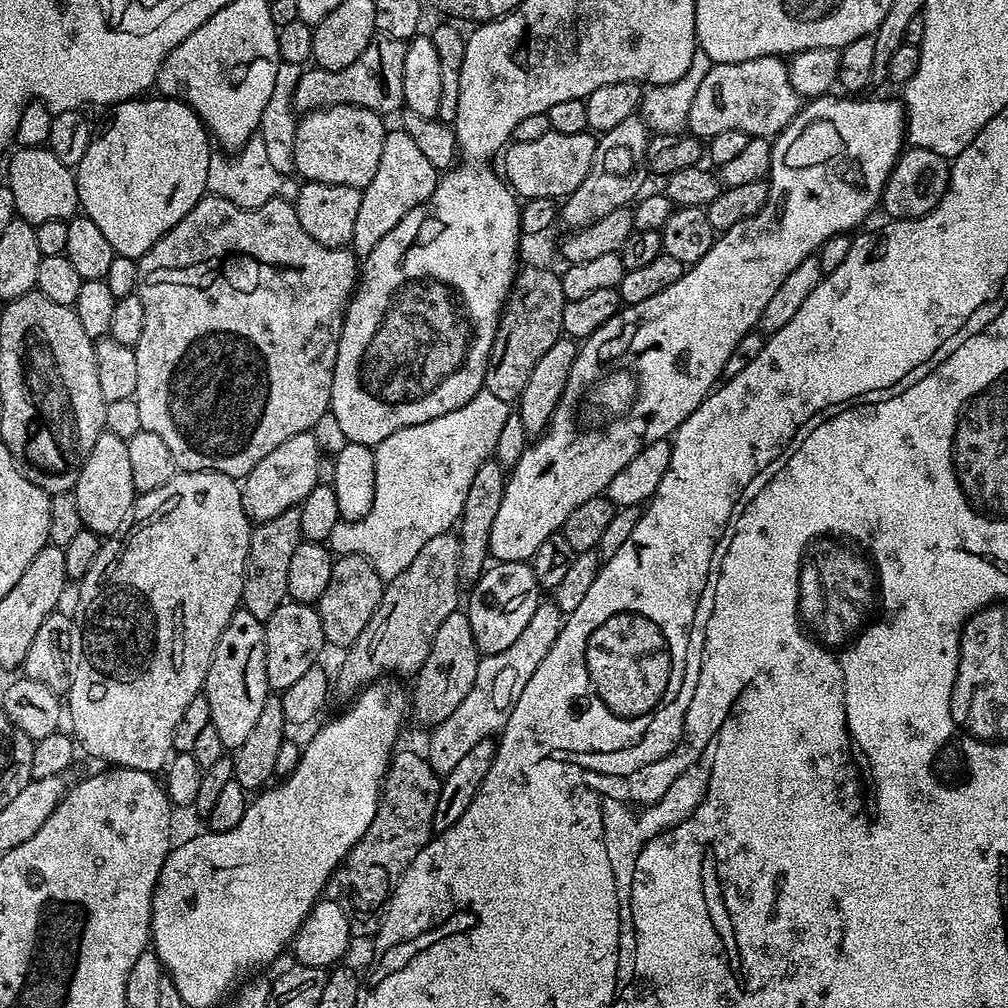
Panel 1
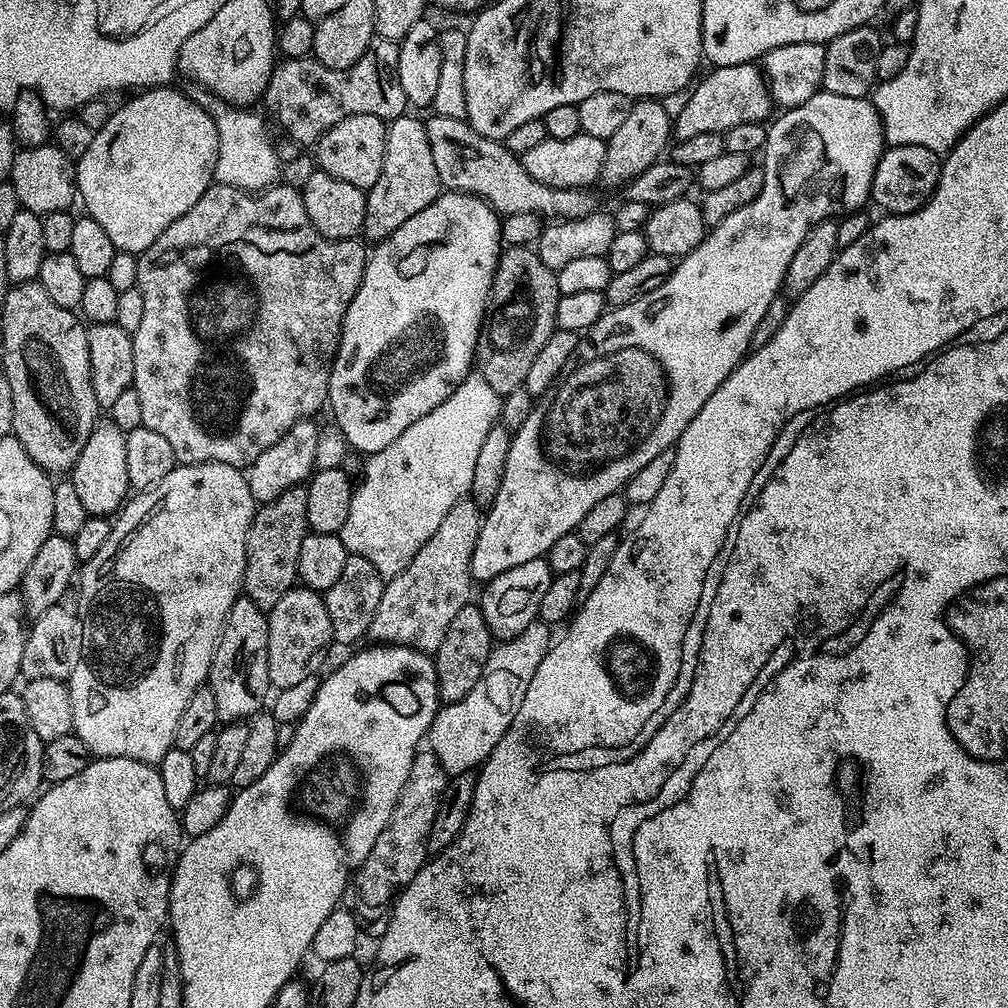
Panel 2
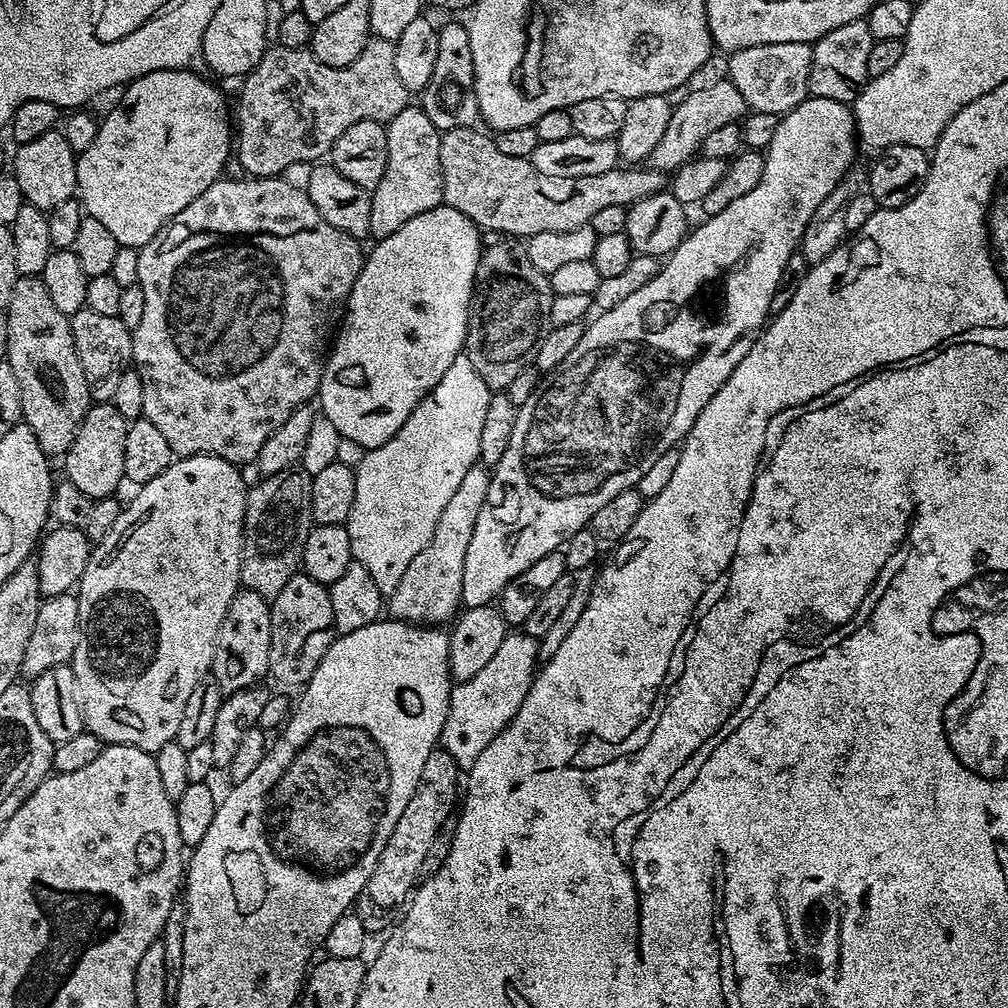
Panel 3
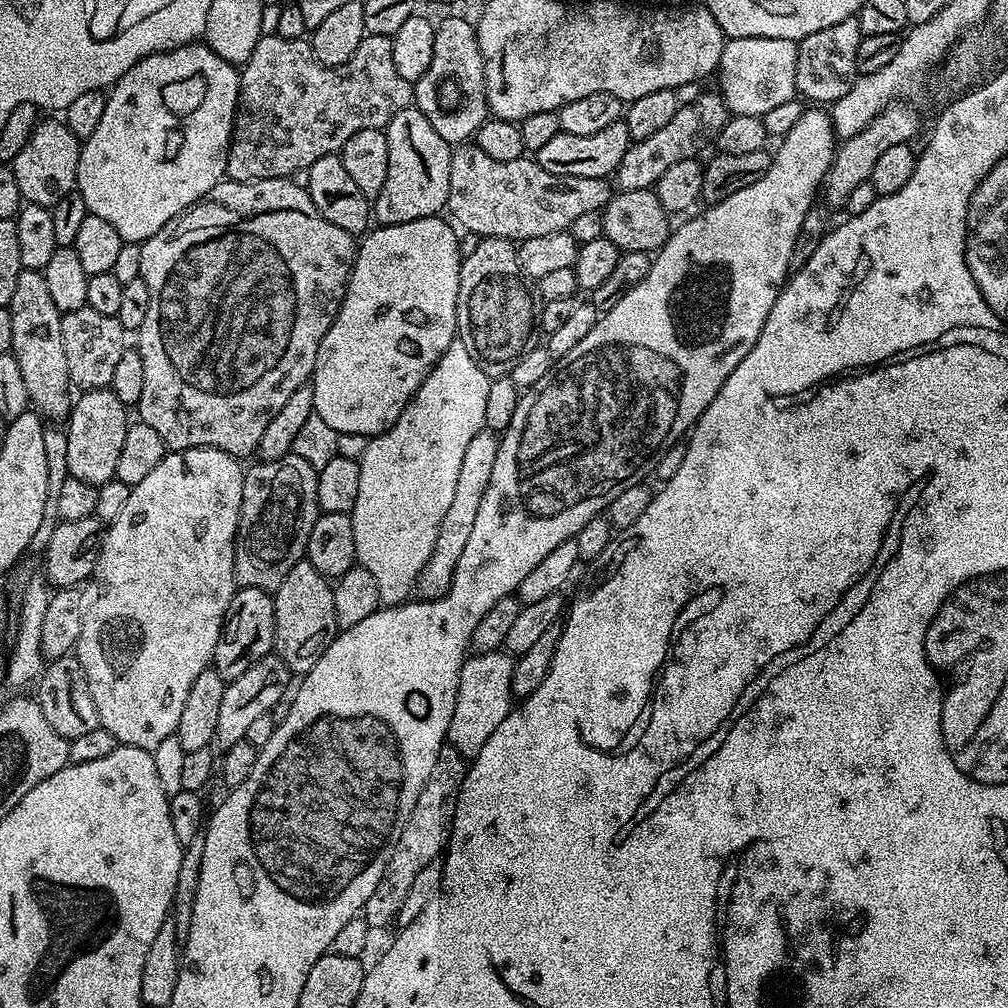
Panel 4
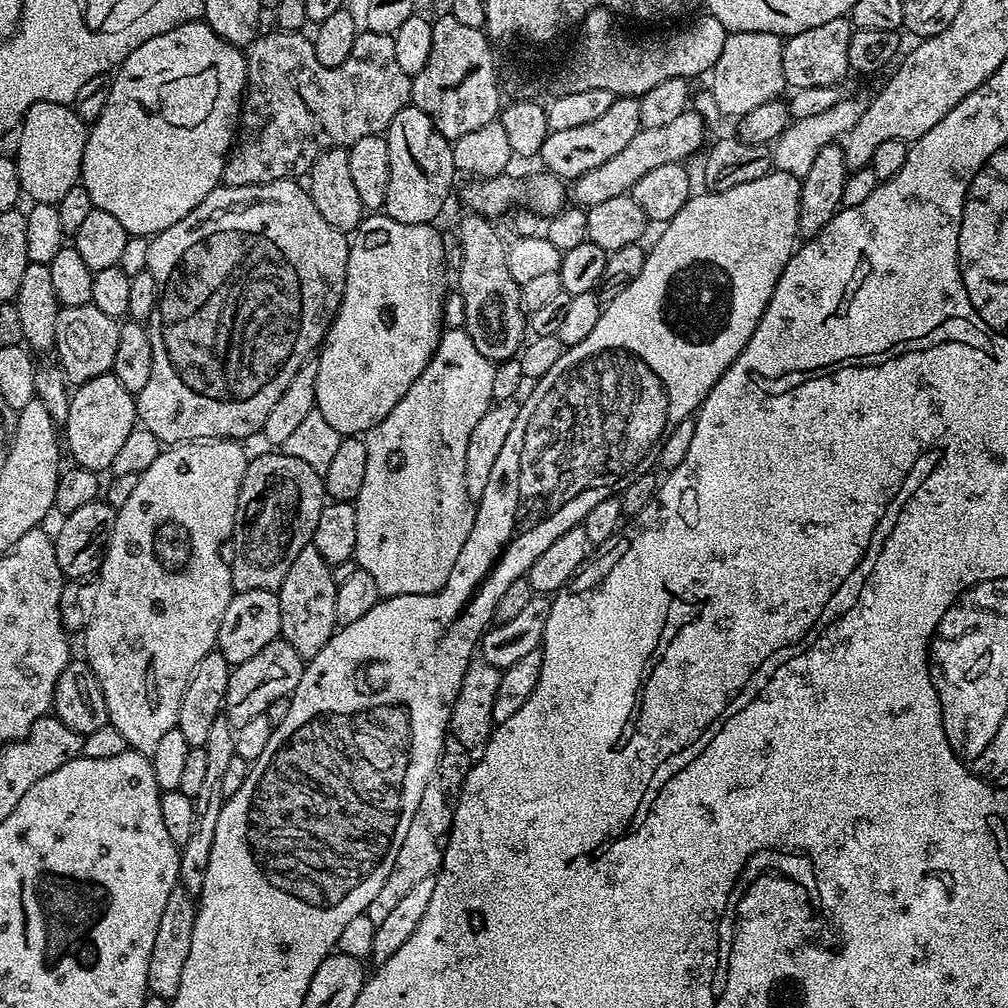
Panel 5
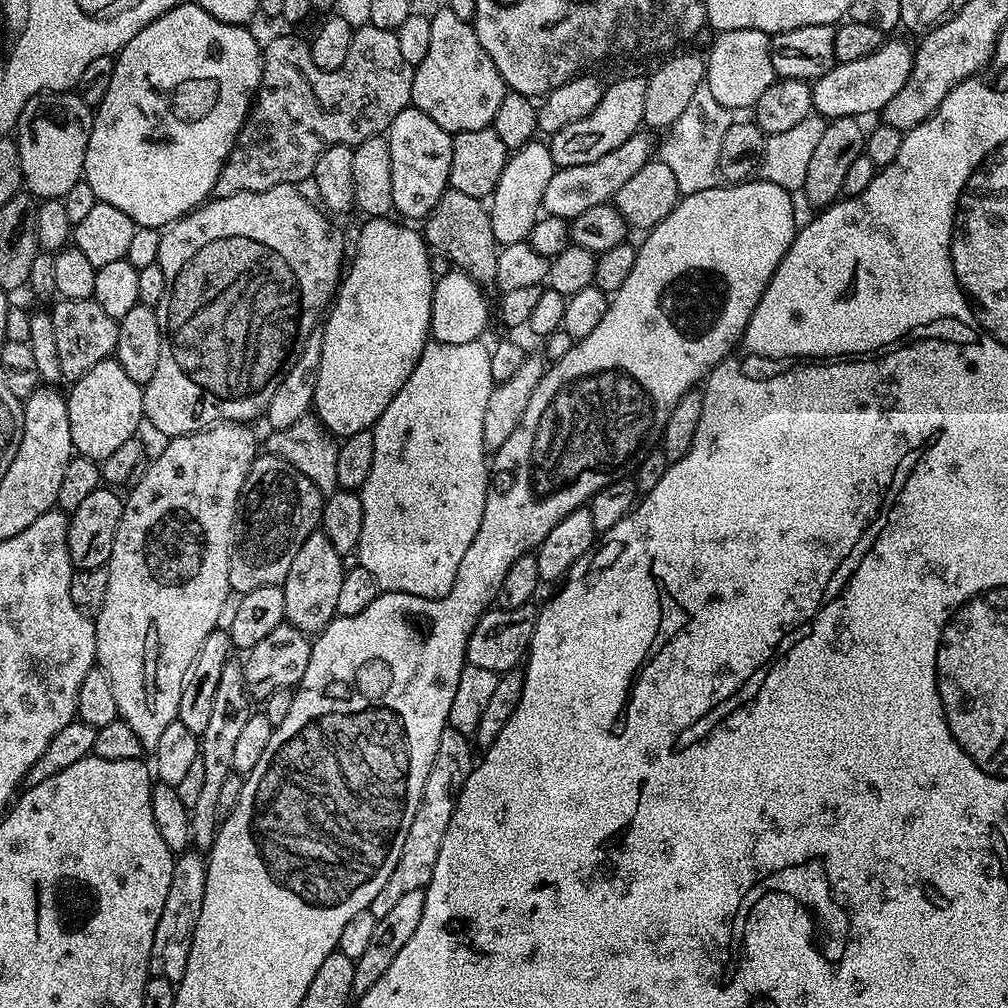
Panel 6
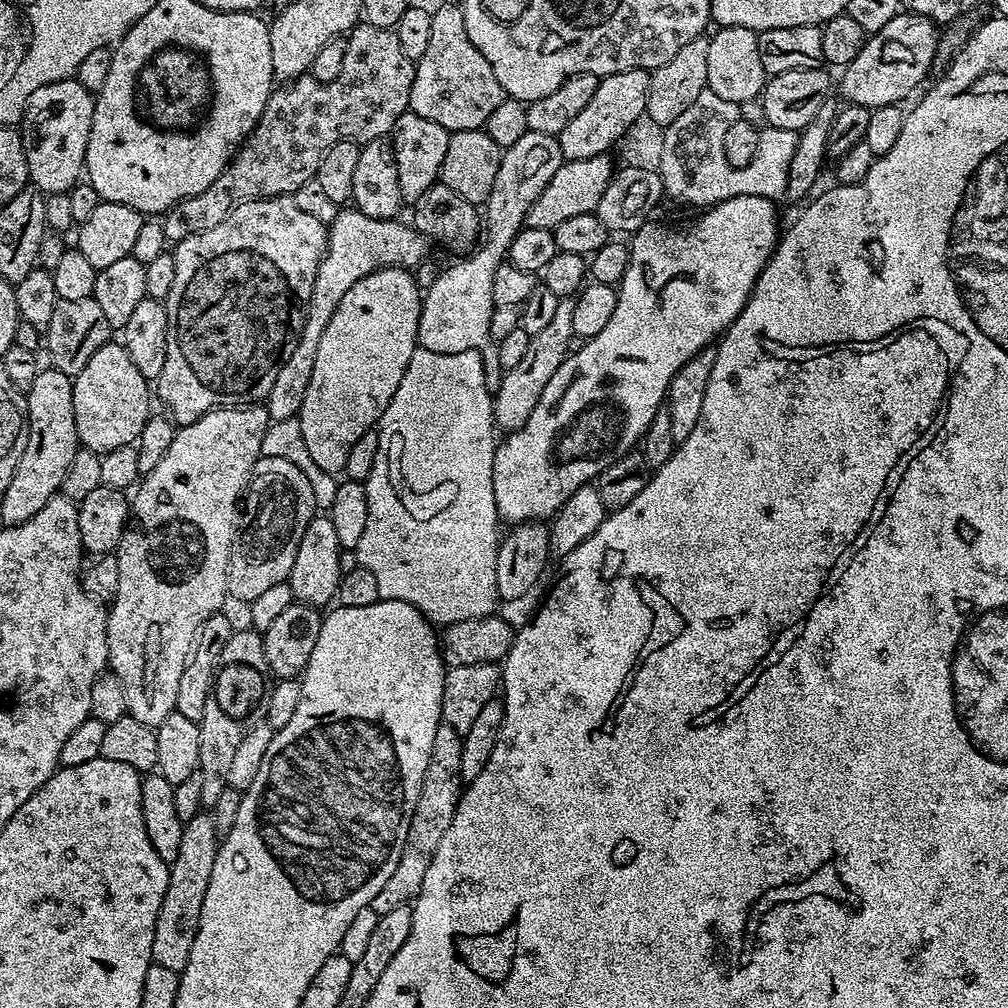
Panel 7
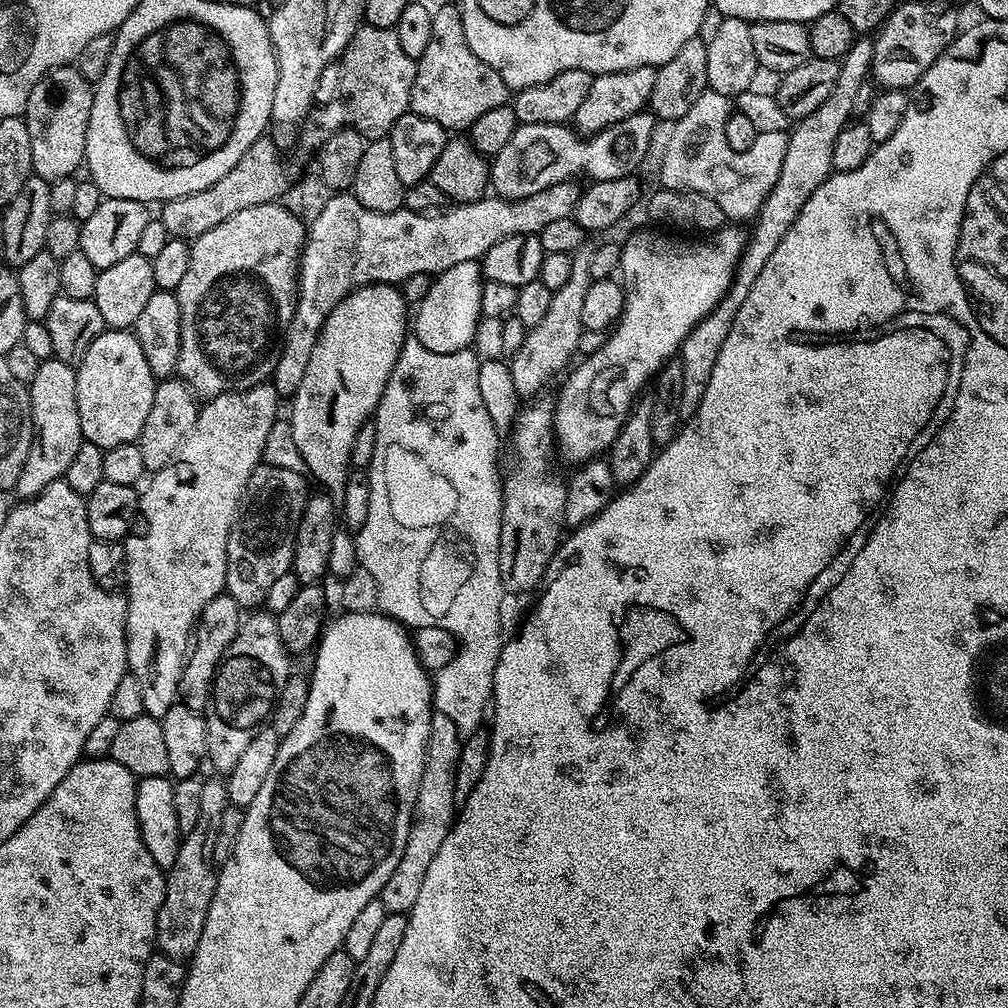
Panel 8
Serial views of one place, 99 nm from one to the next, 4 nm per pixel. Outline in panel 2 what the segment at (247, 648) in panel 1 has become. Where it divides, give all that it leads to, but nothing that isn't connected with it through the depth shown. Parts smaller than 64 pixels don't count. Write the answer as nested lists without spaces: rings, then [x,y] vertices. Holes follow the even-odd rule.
[[[241,594],[226,614],[220,641],[212,655],[206,686],[214,690],[218,721],[251,718],[265,707],[270,696],[268,682],[268,617],[248,596]]]

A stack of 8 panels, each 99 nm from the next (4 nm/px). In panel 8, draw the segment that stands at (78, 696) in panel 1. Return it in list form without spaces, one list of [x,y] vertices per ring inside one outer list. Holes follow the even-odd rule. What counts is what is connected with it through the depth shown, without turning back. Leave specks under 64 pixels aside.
[[[271,382],[256,384],[253,388],[243,388],[241,392],[227,392],[221,396],[211,397],[205,403],[208,405],[205,406],[204,404],[199,409],[196,424],[193,426],[192,432],[185,438],[180,451],[176,453],[175,459],[170,461],[164,469],[151,473],[150,479],[147,481],[147,484],[149,483],[148,489],[139,493],[138,523],[135,525],[134,530],[129,532],[122,541],[124,553],[126,554],[126,595],[128,597],[128,613],[124,623],[124,632],[128,635],[128,672],[134,678],[138,678],[138,683],[142,686],[142,704],[147,715],[157,718],[162,717],[166,714],[166,710],[170,710],[172,704],[177,703],[184,661],[190,651],[190,641],[196,627],[196,621],[199,620],[206,602],[210,602],[225,591],[228,532],[232,528],[232,521],[238,515],[244,489],[248,486],[252,471],[261,467],[264,459],[266,434],[270,434],[270,426],[274,426],[274,422],[278,418],[276,403],[278,403],[276,388]]]

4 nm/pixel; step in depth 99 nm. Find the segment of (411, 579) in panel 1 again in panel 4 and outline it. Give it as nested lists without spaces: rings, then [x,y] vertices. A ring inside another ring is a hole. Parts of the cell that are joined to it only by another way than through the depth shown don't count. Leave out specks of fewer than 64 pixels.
[[[482,430],[474,434],[474,438],[470,438],[470,443],[466,446],[466,454],[458,470],[454,499],[450,501],[450,506],[442,518],[442,526],[438,526],[438,542],[434,542],[430,562],[422,566],[420,576],[416,579],[415,591],[423,599],[438,600],[450,590],[456,573],[456,563],[458,558],[462,558],[462,550],[466,550],[466,542],[474,530],[478,506],[482,506],[482,494],[486,494],[486,486],[490,486],[490,474],[494,471],[494,461],[498,458],[499,445],[500,436],[495,431]]]

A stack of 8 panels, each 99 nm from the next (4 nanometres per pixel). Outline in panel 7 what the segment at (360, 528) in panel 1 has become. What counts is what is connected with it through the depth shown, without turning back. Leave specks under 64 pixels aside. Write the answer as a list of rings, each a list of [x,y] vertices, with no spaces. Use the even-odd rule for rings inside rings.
[[[417,347],[417,349],[416,349],[416,352],[415,352],[415,354],[414,354],[414,355],[412,355],[412,357],[411,357],[411,358],[410,358],[410,366],[406,366],[406,374],[402,374],[402,382],[398,382],[398,390],[394,390],[394,398],[390,398],[390,406],[386,406],[386,410],[385,410],[385,411],[384,411],[384,413],[383,413],[383,414],[382,414],[382,418],[381,418],[381,419],[380,419],[380,423],[379,423],[379,425],[378,425],[378,431],[379,431],[379,434],[380,434],[380,437],[379,437],[379,438],[378,438],[378,458],[374,458],[374,470],[370,470],[370,474],[369,474],[369,475],[368,475],[368,479],[367,479],[367,481],[366,481],[366,487],[367,487],[367,490],[368,490],[368,513],[367,513],[367,514],[366,514],[366,530],[365,530],[365,532],[364,532],[364,533],[363,533],[363,534],[362,534],[362,539],[361,539],[361,540],[360,540],[360,541],[358,541],[358,546],[357,546],[357,547],[356,547],[356,549],[354,549],[354,556],[356,556],[356,560],[355,560],[355,563],[356,563],[356,564],[357,564],[357,565],[359,565],[359,567],[362,567],[362,568],[365,568],[365,569],[366,569],[366,570],[370,570],[370,574],[374,574],[374,579],[375,579],[375,580],[377,580],[377,582],[378,582],[378,594],[379,594],[379,595],[380,595],[380,599],[381,599],[381,600],[397,600],[397,601],[398,601],[398,602],[410,602],[410,606],[414,606],[414,607],[415,607],[415,608],[416,608],[416,609],[417,609],[417,610],[418,610],[418,611],[419,611],[419,612],[420,612],[420,613],[422,613],[422,615],[424,615],[424,617],[425,617],[425,618],[426,618],[426,619],[428,619],[428,620],[431,620],[431,621],[432,621],[432,623],[433,623],[433,625],[436,625],[436,626],[447,626],[447,625],[450,625],[450,624],[457,624],[457,623],[458,623],[458,622],[462,622],[462,621],[463,621],[463,620],[473,620],[473,619],[474,619],[474,618],[478,618],[478,617],[479,617],[479,616],[490,616],[490,615],[493,615],[493,613],[495,613],[495,612],[496,612],[496,611],[497,611],[497,608],[496,608],[496,604],[497,604],[497,605],[498,605],[498,597],[497,597],[497,595],[496,595],[496,549],[497,549],[497,547],[498,547],[498,545],[499,545],[499,543],[500,543],[500,541],[501,541],[501,539],[502,539],[502,531],[501,531],[501,532],[500,532],[500,528],[501,528],[501,529],[502,529],[502,521],[501,521],[501,518],[500,518],[500,515],[499,515],[499,514],[498,514],[498,510],[497,510],[497,509],[496,509],[496,503],[495,503],[495,502],[494,502],[494,478],[493,478],[493,477],[492,477],[492,475],[493,475],[493,474],[494,474],[494,454],[495,454],[495,453],[496,453],[496,446],[497,446],[497,443],[498,443],[498,429],[497,429],[497,427],[496,427],[496,425],[495,425],[495,423],[494,423],[494,421],[493,421],[493,419],[492,419],[492,402],[493,402],[493,399],[494,399],[494,396],[493,396],[493,393],[492,393],[492,392],[491,392],[491,391],[490,391],[490,384],[489,384],[489,388],[488,388],[488,376],[487,376],[487,374],[486,374],[486,373],[484,373],[484,360],[483,360],[483,358],[482,358],[482,357],[480,357],[480,355],[481,355],[481,353],[480,353],[480,352],[479,352],[479,351],[477,351],[477,350],[462,350],[462,354],[434,354],[434,350],[426,350],[426,349],[425,349],[425,348],[421,348],[421,347]]]

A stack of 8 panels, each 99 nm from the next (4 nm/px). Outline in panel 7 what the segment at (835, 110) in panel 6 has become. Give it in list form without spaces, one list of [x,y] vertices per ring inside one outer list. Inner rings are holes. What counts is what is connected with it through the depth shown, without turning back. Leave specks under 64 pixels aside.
[[[907,10],[901,11],[882,30],[871,33],[868,41],[862,46],[862,54],[854,58],[854,62],[843,65],[844,72],[838,76],[838,92],[845,96],[844,100],[849,104],[868,109],[881,108],[891,104],[899,105],[900,100],[904,100],[924,79],[928,76],[928,71],[932,68],[932,63],[938,60],[938,28],[933,21],[928,20],[925,16],[915,15]]]

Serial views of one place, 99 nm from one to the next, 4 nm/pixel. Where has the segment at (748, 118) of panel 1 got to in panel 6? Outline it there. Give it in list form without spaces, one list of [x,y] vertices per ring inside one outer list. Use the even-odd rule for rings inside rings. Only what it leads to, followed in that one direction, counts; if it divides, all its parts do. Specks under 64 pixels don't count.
[[[637,134],[622,142],[618,150],[610,150],[610,154],[602,154],[598,162],[586,166],[557,168],[556,173],[550,178],[550,183],[546,185],[543,211],[549,216],[557,216],[570,222],[578,214],[583,214],[593,206],[602,206],[615,201],[618,190],[622,190],[623,184],[634,178],[634,174],[638,174],[638,170],[642,170],[642,166],[646,166],[649,159],[648,140],[644,134]]]

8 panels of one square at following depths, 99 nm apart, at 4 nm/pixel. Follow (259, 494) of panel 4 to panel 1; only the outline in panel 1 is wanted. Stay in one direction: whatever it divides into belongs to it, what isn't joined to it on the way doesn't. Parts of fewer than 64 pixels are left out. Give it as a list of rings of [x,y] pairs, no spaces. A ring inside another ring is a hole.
[[[299,507],[282,510],[278,518],[259,521],[253,527],[240,598],[242,607],[250,614],[254,614],[254,618],[268,620],[270,614],[274,614],[274,610],[278,610],[278,606],[282,606],[285,600],[289,599],[286,581],[294,550],[298,550],[302,542],[301,530],[302,514]]]

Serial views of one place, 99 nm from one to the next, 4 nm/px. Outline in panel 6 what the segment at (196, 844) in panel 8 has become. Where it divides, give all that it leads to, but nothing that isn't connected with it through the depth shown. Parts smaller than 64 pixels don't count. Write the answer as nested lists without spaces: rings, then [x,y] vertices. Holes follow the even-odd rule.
[[[189,850],[175,857],[170,894],[166,894],[166,906],[162,906],[162,918],[158,918],[158,930],[154,930],[154,946],[150,946],[148,971],[151,975],[166,978],[175,985],[180,983],[182,974],[186,974],[186,962],[190,958],[190,946],[194,930],[198,926],[198,914],[202,914],[207,869],[205,857],[199,851]]]

